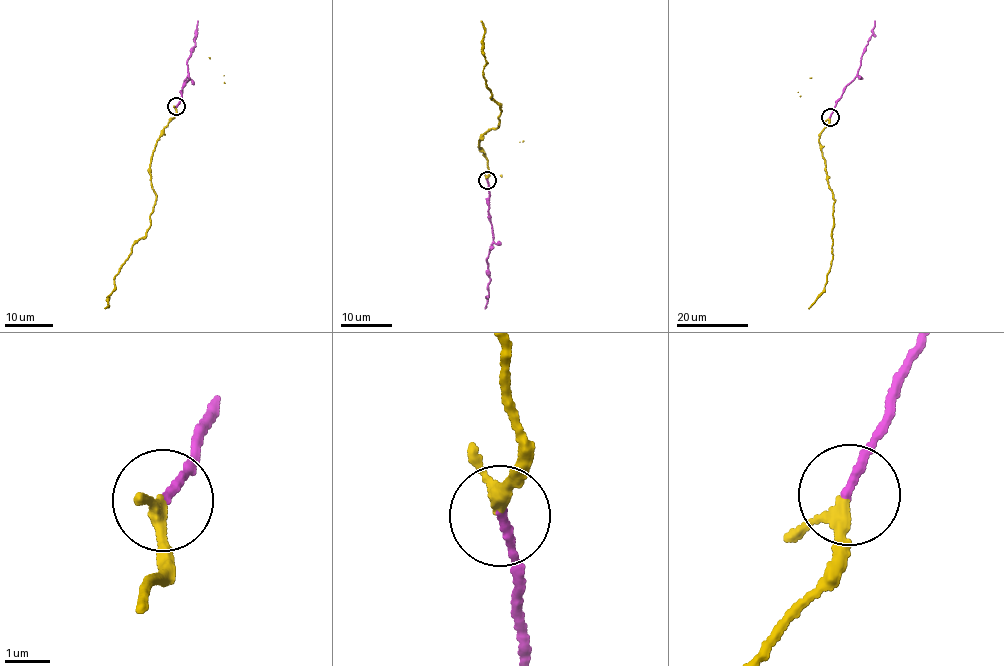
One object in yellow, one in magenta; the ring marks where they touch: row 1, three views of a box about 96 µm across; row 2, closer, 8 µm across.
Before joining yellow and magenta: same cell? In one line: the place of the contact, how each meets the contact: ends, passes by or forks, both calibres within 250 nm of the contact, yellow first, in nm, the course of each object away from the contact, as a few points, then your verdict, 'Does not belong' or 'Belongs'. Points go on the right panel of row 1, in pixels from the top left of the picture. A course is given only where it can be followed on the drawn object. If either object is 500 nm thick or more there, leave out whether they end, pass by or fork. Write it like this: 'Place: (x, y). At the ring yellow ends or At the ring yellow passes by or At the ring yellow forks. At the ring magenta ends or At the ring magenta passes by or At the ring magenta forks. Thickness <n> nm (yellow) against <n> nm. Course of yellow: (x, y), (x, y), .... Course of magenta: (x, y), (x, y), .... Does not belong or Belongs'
Place: (830, 117). At the ring yellow passes by. At the ring magenta ends. Thickness 220 nm (yellow) against 180 nm. Course of yellow: (830, 117), (819, 141), (834, 203), (832, 260), (823, 291), (809, 309). Course of magenta: (830, 117), (836, 101), (860, 66), (874, 20). Belongs

